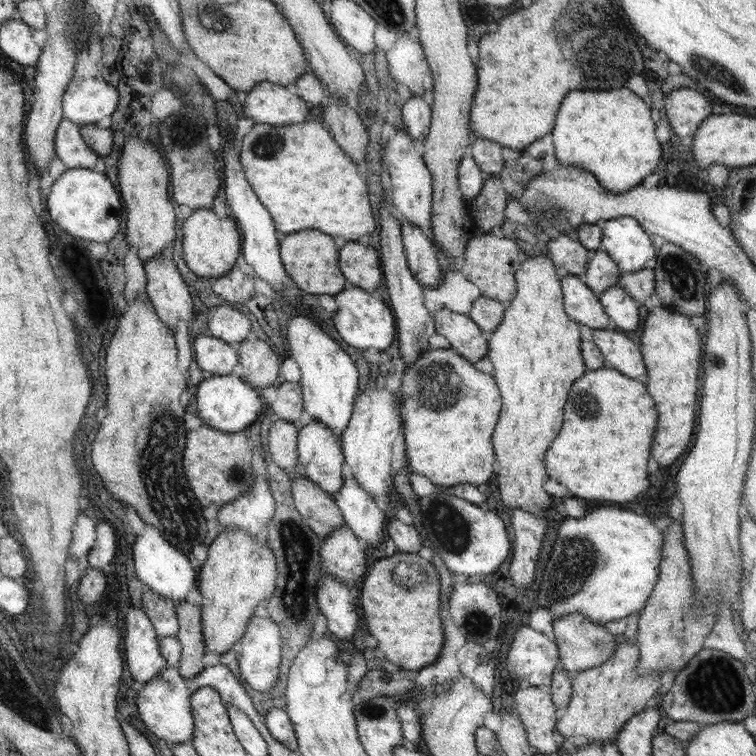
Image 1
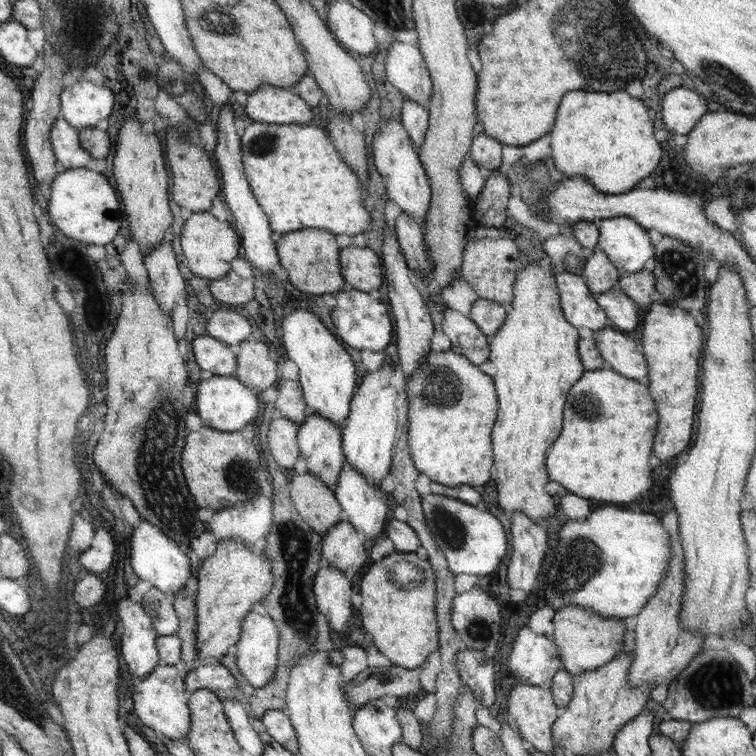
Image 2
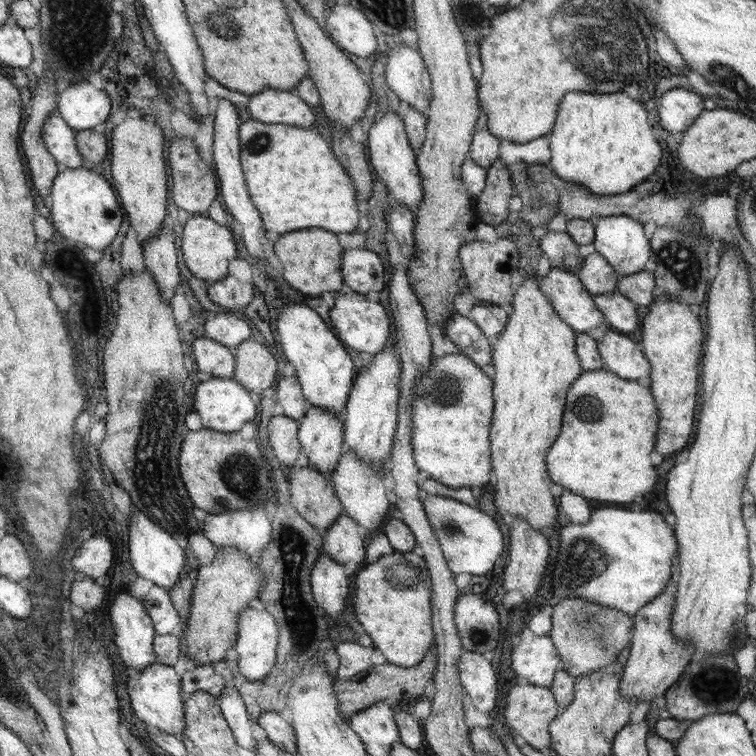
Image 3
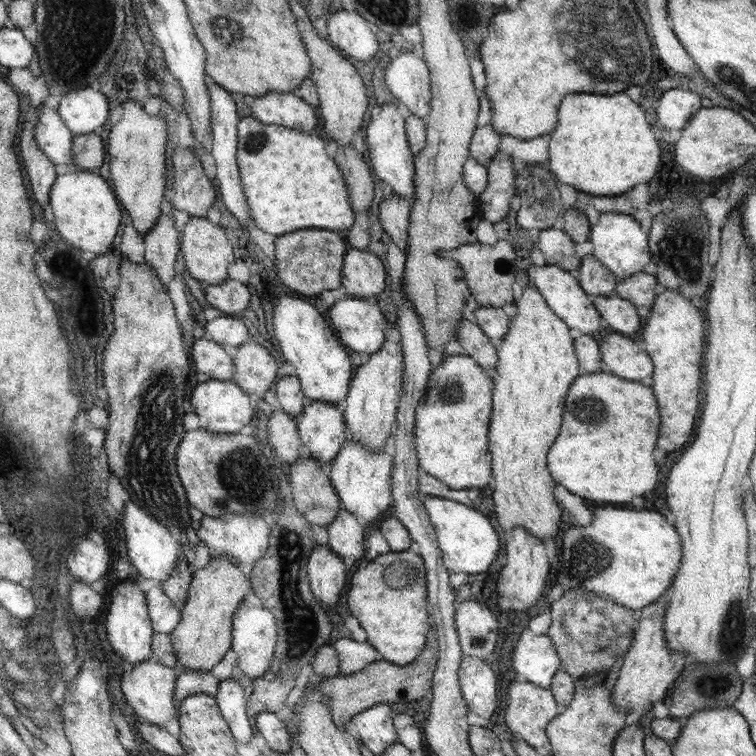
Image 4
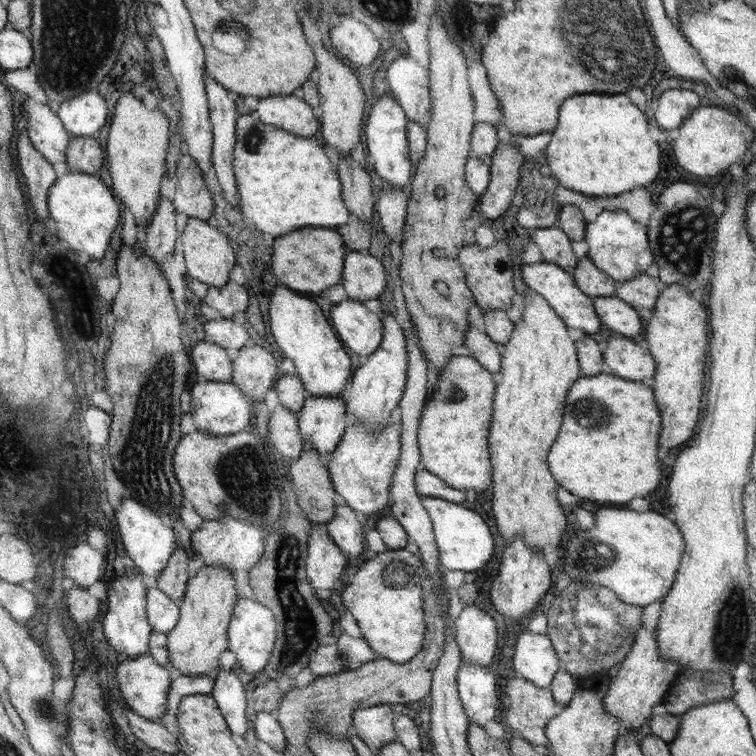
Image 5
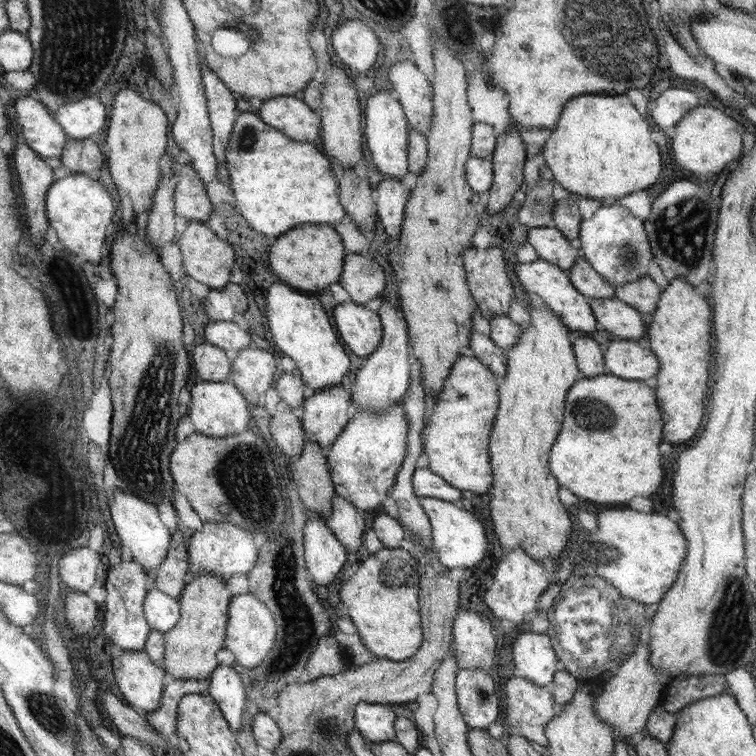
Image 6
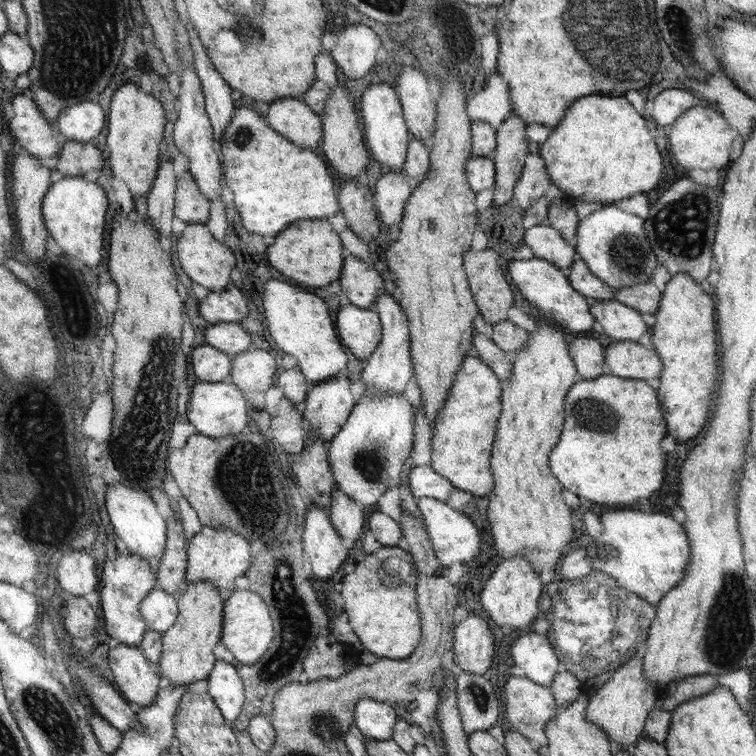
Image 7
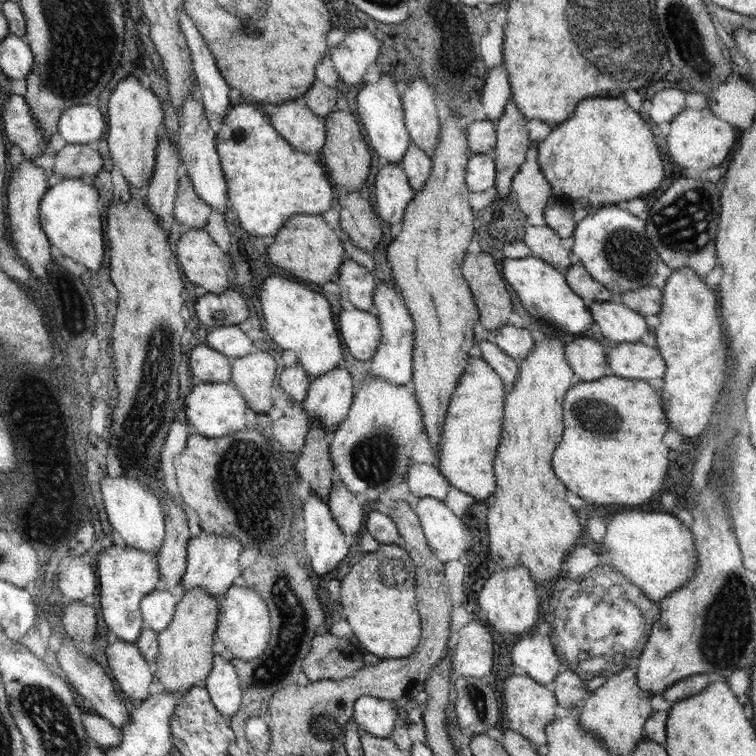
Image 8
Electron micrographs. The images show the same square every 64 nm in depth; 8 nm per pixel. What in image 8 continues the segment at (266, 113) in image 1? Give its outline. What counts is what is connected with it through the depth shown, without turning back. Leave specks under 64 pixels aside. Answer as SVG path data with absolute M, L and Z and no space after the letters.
M288 101L278 105L278 112L269 117L277 132L298 152L320 155L324 150L328 141L326 120L318 118L308 105Z

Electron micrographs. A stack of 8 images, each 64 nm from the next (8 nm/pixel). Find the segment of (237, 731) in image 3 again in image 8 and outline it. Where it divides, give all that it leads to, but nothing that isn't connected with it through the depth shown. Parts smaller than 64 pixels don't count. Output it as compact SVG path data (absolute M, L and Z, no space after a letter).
M222 654L214 656L214 668L202 684L218 712L223 715L236 715L242 706L242 688L233 664L224 660Z

